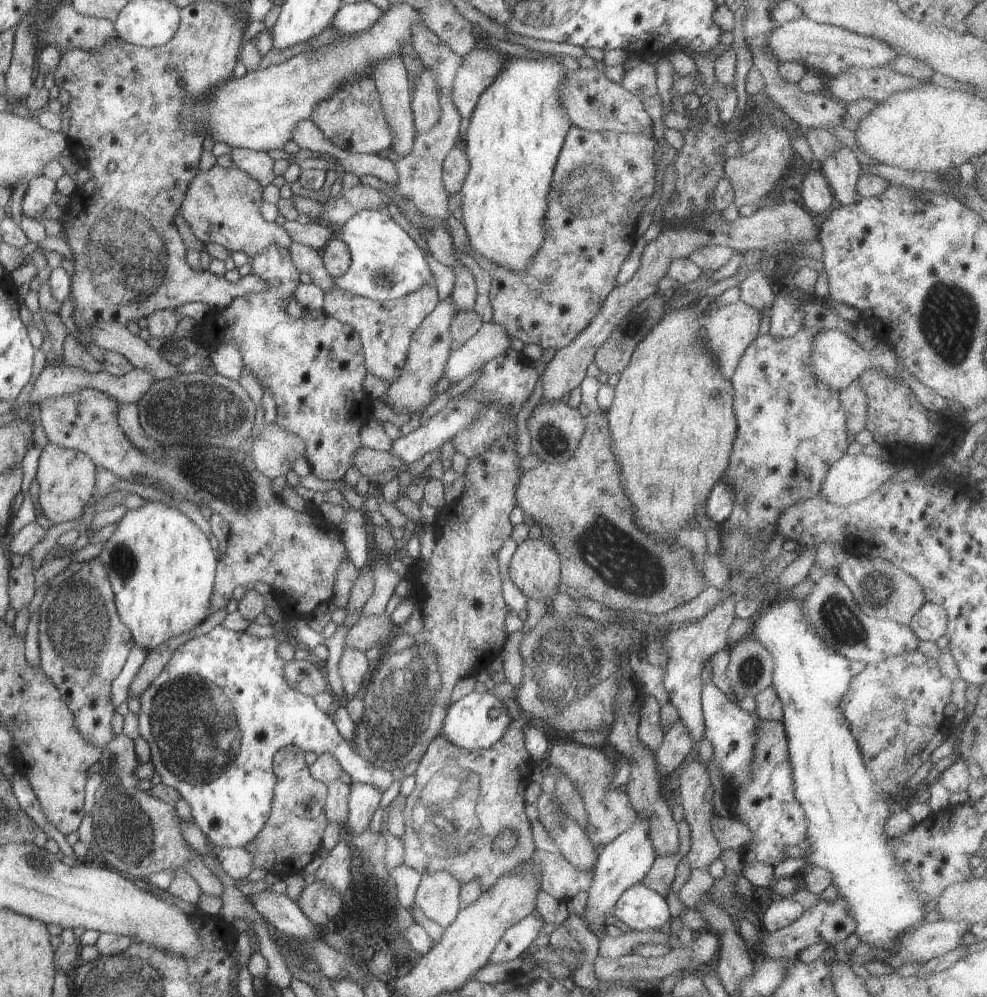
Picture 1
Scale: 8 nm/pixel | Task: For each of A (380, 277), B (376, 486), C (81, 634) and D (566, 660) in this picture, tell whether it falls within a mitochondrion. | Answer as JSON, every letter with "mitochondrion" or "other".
{"A":"mitochondrion","B":"other","C":"mitochondrion","D":"mitochondrion"}

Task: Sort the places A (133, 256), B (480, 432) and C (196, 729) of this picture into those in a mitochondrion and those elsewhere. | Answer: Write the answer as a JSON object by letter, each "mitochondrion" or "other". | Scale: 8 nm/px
{"A":"mitochondrion","B":"other","C":"mitochondrion"}

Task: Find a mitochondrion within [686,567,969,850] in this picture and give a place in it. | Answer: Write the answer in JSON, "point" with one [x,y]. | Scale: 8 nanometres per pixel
{"point":[846,631]}

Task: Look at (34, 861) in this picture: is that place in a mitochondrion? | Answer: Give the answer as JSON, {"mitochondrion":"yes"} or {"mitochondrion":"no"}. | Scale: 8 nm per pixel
{"mitochondrion":"yes"}

